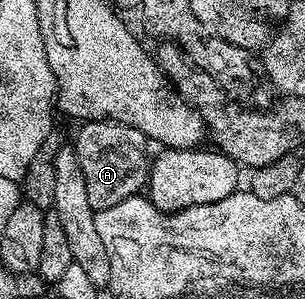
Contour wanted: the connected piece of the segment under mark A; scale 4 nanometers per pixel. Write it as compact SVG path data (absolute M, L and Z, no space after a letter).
M91 121L79 128L73 147L83 169L88 203L95 212L114 207L146 189L151 158L145 155L147 139L143 132L115 121Z

